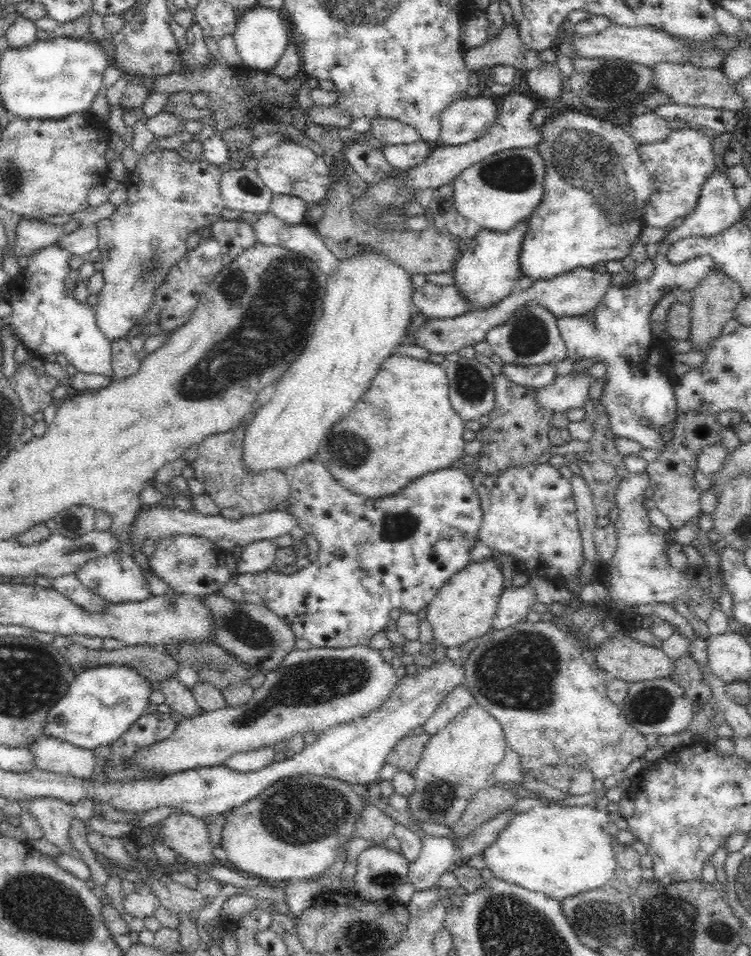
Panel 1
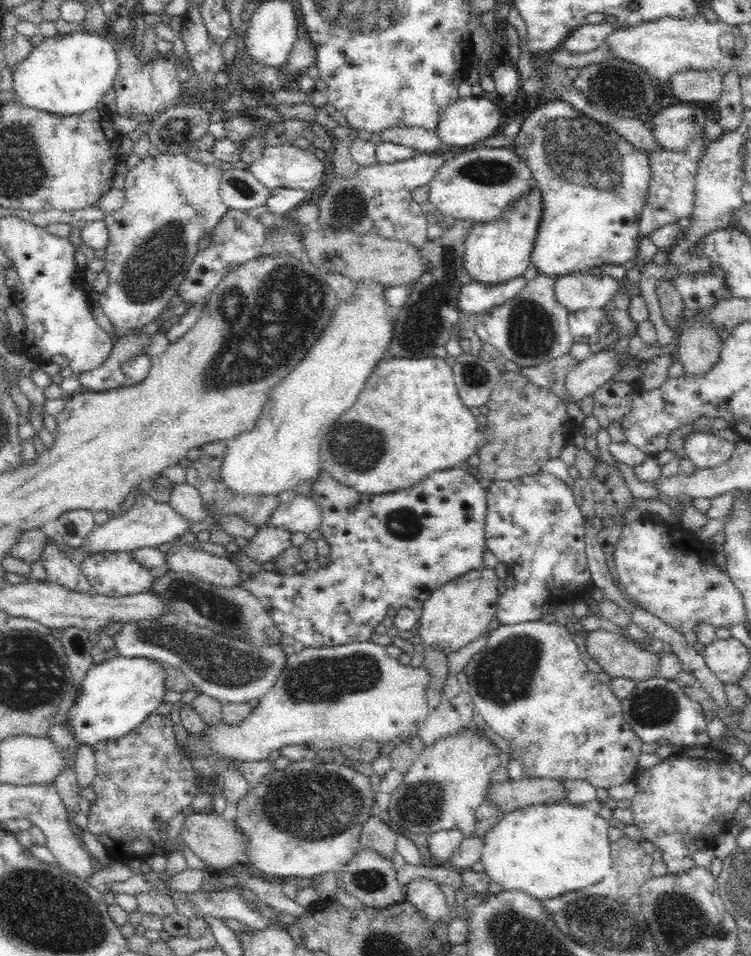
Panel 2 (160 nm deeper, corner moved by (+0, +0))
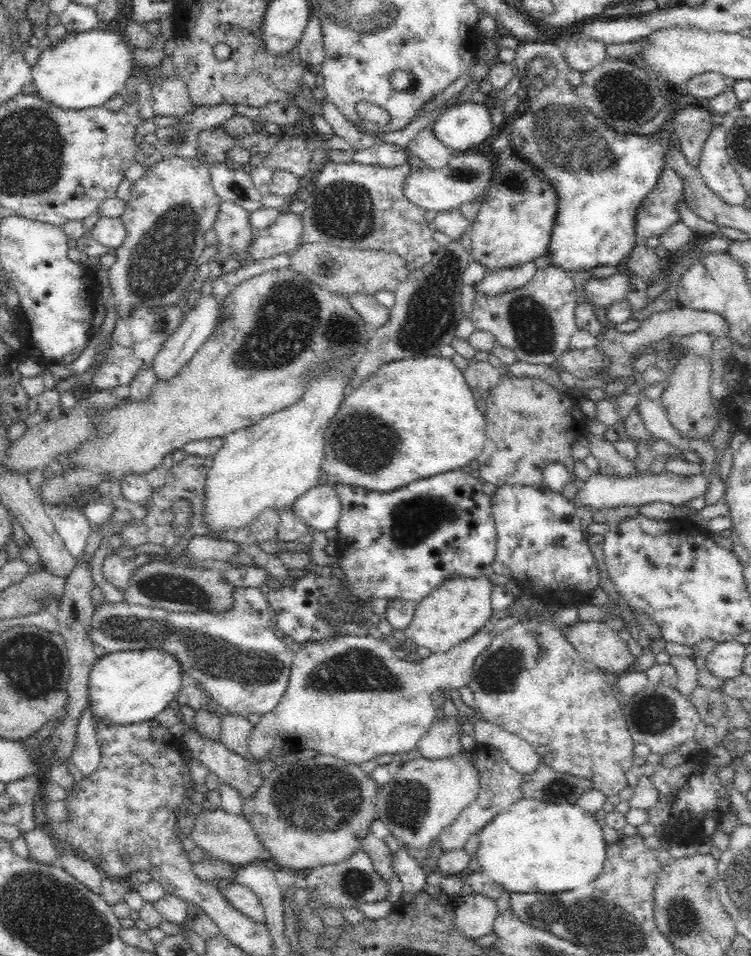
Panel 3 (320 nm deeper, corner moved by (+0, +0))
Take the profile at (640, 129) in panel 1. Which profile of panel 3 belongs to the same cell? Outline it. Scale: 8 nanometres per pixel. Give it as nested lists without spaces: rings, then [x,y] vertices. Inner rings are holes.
[[[704,103],[686,106],[675,112],[668,125],[676,147],[692,166],[700,163],[704,144],[713,130],[712,115]]]

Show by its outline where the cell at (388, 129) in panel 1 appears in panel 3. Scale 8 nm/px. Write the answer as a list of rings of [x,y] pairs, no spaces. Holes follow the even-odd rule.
[[[431,127],[420,130],[414,140],[410,140],[406,151],[416,155],[421,161],[421,166],[429,169],[444,168],[454,153],[447,148],[434,135]]]

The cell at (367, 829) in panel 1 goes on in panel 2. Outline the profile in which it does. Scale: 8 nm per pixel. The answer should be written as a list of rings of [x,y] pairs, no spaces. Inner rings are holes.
[[[374,812],[363,824],[360,848],[380,853],[384,859],[391,860],[397,841],[396,831],[392,830]]]

